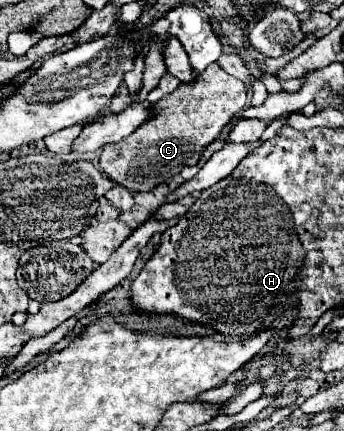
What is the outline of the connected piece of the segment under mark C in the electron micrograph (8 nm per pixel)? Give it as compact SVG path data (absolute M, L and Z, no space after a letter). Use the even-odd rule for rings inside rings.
M211 63L195 81L181 83L177 91L153 105L153 115L131 135L103 147L101 171L129 191L151 191L159 183L181 173L185 165L197 165L203 151L219 137L235 113L245 108L247 89L243 82Z

